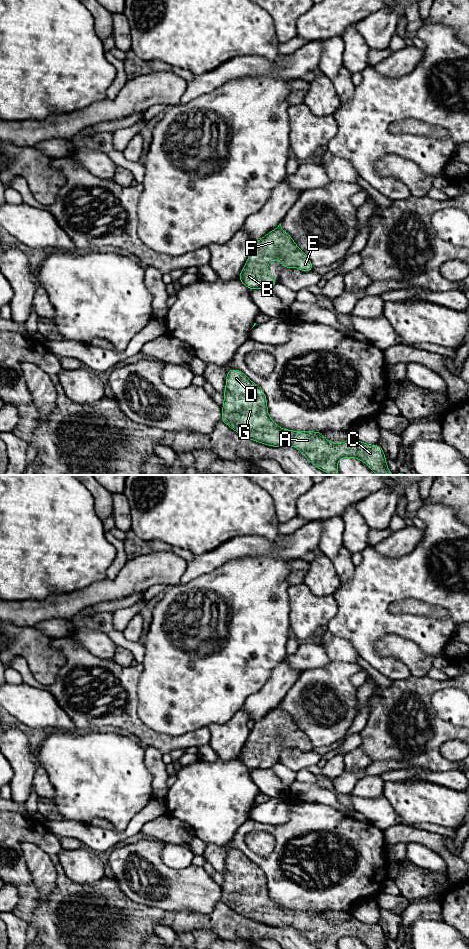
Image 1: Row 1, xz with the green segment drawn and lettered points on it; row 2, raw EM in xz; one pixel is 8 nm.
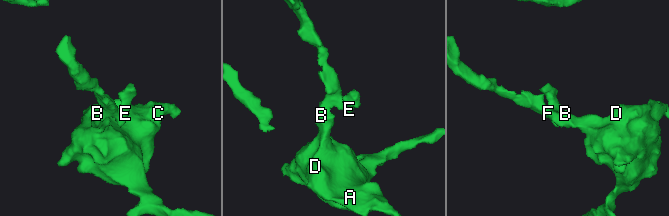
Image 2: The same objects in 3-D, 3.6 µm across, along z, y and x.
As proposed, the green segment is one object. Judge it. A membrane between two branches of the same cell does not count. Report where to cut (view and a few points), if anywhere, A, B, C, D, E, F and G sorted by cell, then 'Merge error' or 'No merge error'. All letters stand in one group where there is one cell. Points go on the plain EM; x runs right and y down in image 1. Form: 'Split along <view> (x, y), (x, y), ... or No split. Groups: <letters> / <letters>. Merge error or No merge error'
No split. Groups: A B C D E F G. No merge error

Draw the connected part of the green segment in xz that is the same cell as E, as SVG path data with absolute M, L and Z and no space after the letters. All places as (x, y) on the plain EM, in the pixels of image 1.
M280 703L274 710L255 722L253 728L250 730L247 741L241 750L238 760L249 770L271 769L277 762L277 758L270 754L267 748L268 744L276 739L281 741L284 748L298 748L303 752L309 752L314 749L308 736L299 729L293 718L282 709Z

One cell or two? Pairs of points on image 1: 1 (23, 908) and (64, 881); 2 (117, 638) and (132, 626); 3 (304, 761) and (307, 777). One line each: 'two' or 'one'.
1: one
2: two
3: two

